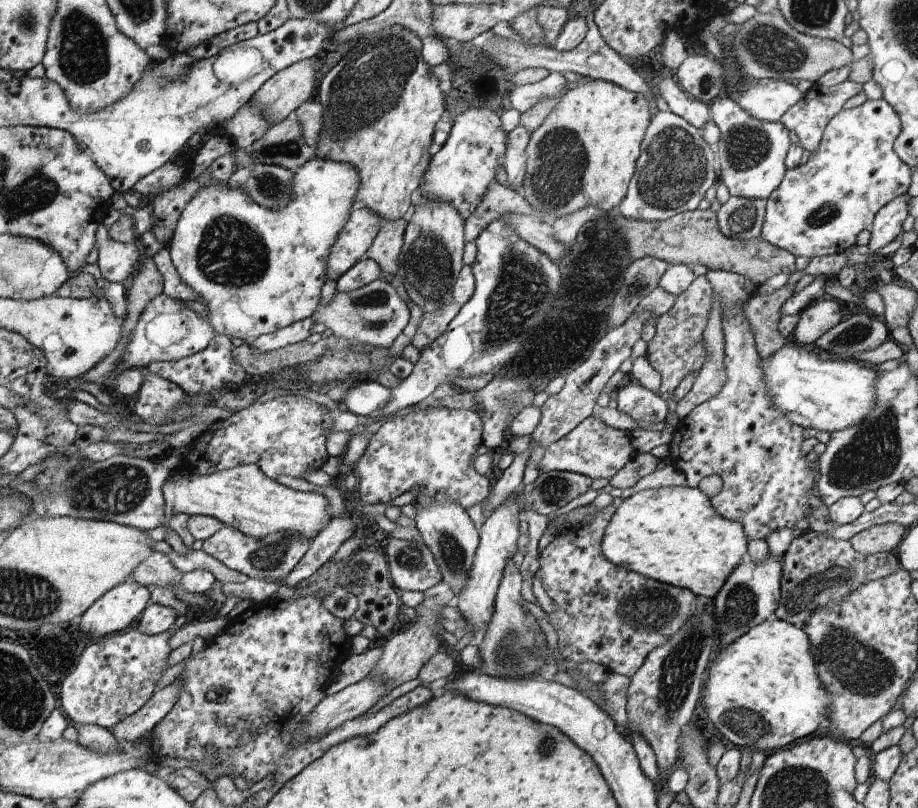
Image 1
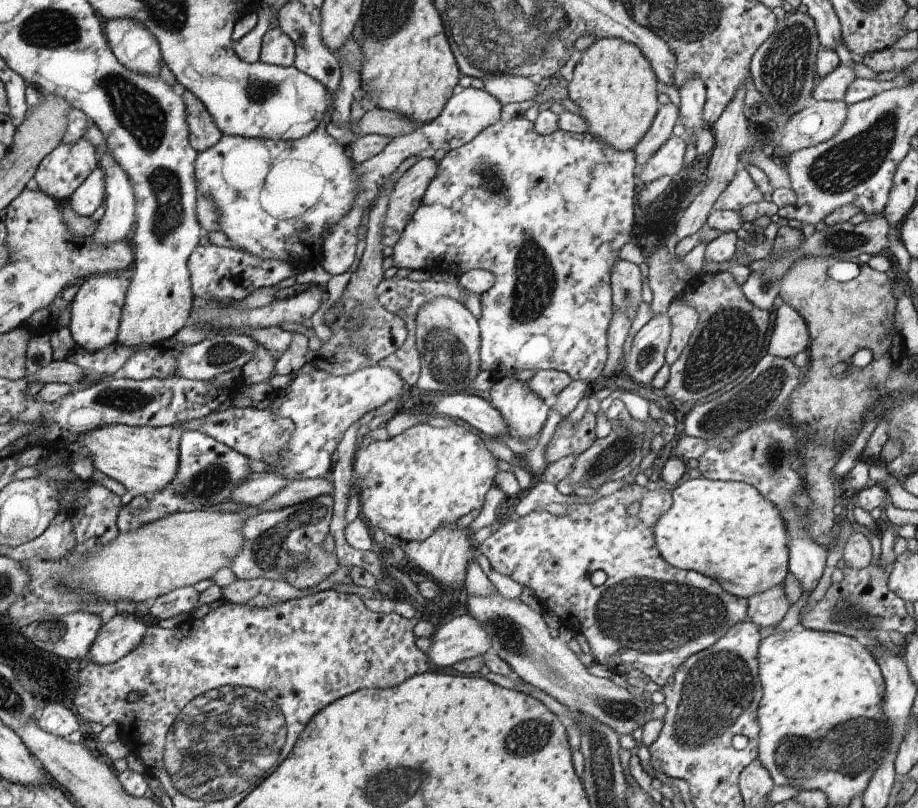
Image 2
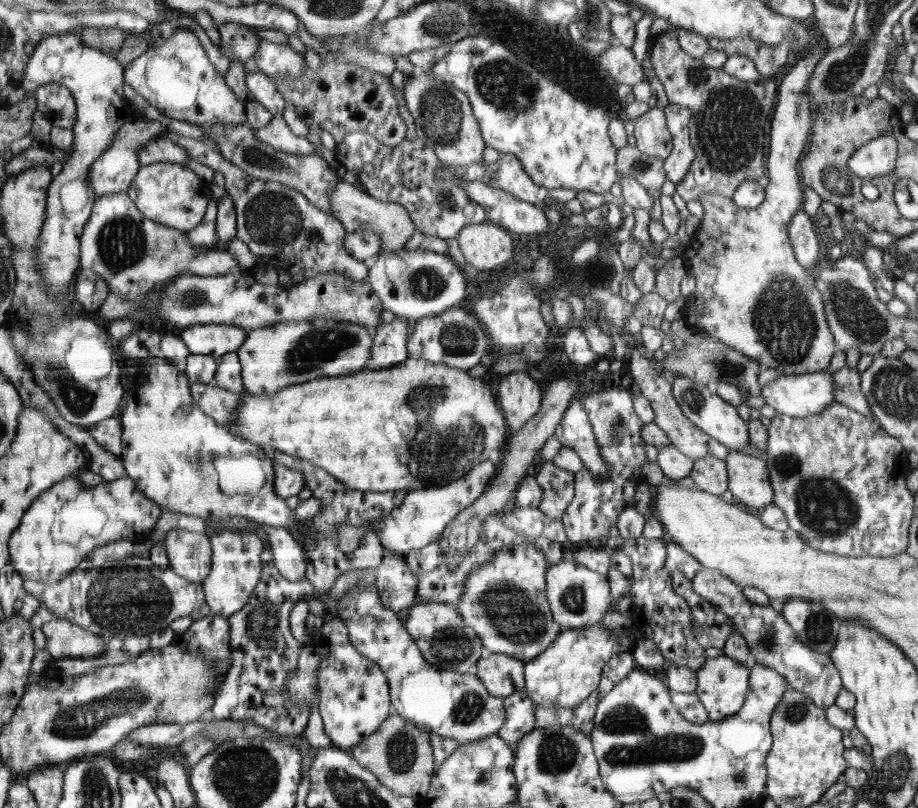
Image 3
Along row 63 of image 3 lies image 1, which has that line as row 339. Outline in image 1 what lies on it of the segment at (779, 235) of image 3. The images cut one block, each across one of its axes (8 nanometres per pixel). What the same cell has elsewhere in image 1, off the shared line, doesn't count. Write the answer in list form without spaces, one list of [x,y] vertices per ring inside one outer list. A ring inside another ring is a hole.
[[[836,299],[808,305],[799,313],[800,320],[791,339],[802,346],[814,344],[822,334],[843,320],[840,306]]]

